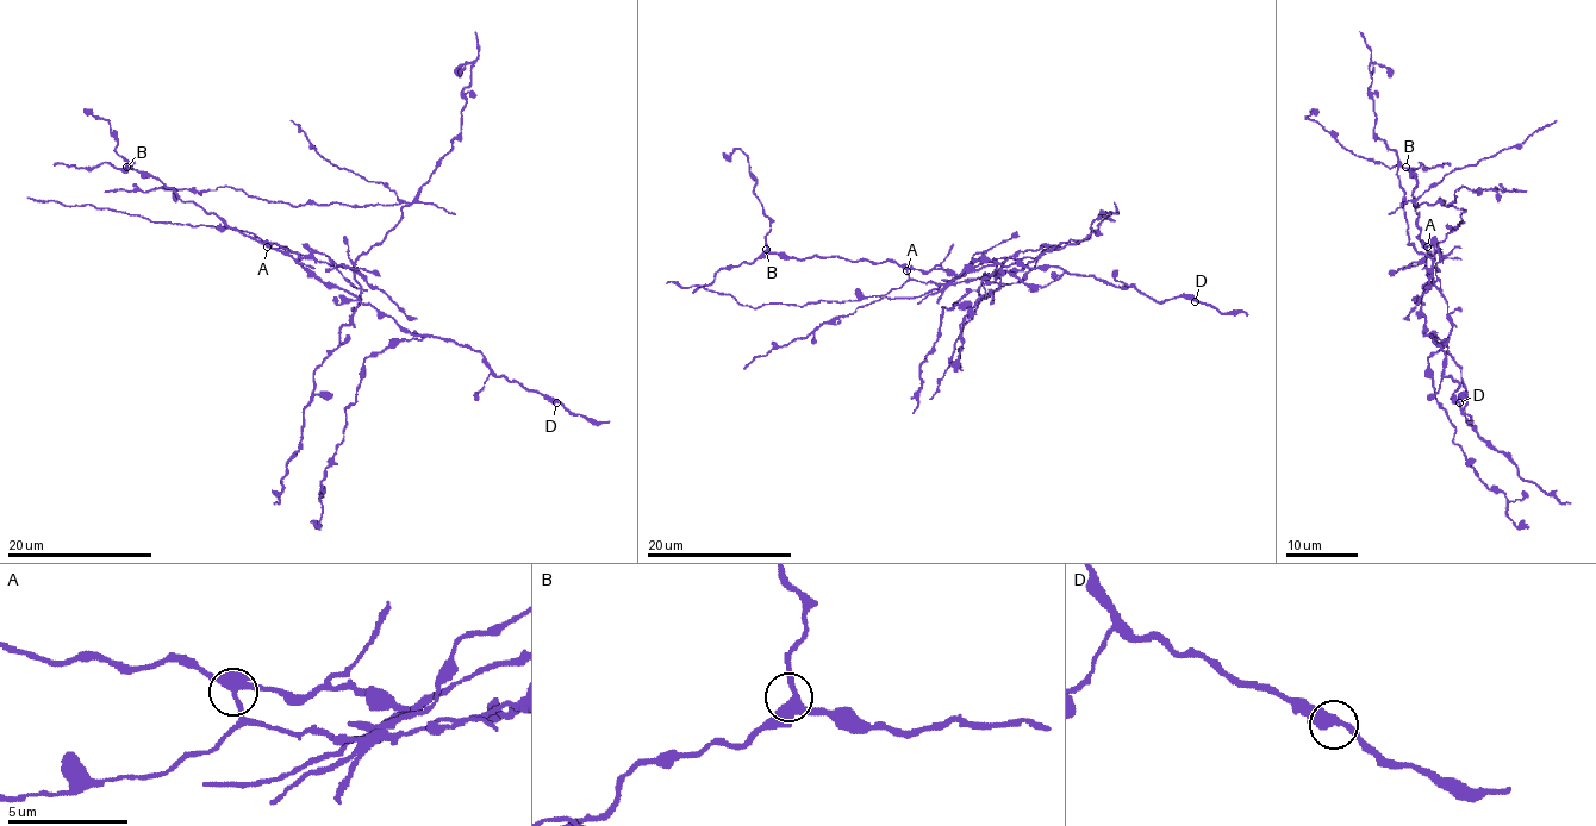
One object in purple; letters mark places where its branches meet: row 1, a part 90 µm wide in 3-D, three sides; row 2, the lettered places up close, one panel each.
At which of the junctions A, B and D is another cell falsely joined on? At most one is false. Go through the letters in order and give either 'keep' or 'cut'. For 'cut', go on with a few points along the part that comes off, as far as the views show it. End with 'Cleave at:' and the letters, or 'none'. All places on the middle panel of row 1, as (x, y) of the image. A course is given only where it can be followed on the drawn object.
A: cut | (906, 270), (954, 283), (1045, 249), (861, 305), (743, 368)
B: keep
D: keep
Cleave at: A

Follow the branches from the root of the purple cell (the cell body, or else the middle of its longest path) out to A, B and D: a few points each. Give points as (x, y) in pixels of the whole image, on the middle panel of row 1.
A: (921, 281), (910, 277), (906, 270)
B: (921, 281), (891, 262), (849, 262), (836, 256), (798, 260), (781, 257), (766, 249)
D: (921, 281), (906, 270), (959, 274), (1017, 263), (1061, 267), (1134, 287), (1157, 301), (1180, 295), (1195, 301)

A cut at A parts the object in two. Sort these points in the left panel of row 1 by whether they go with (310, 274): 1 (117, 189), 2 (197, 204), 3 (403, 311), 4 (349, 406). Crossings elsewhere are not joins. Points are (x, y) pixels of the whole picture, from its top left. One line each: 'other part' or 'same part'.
1: other part
2: same part
3: other part
4: same part

